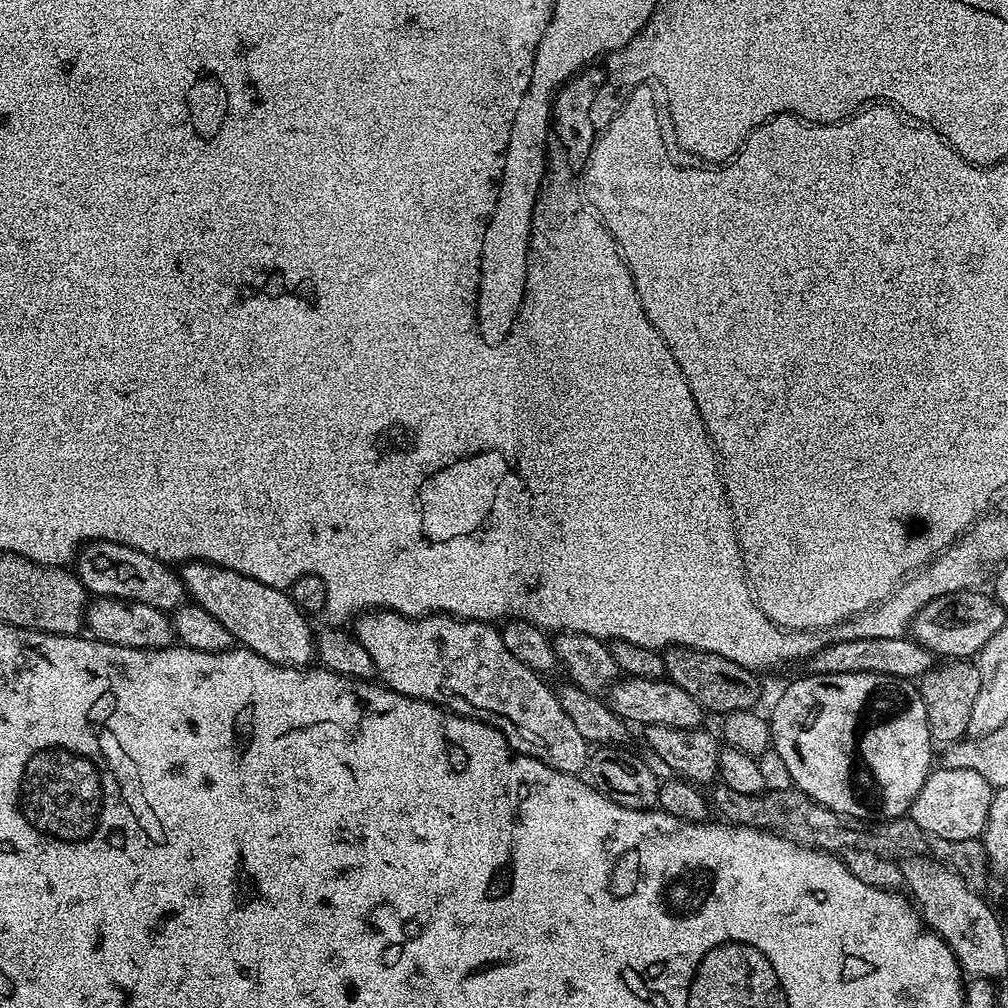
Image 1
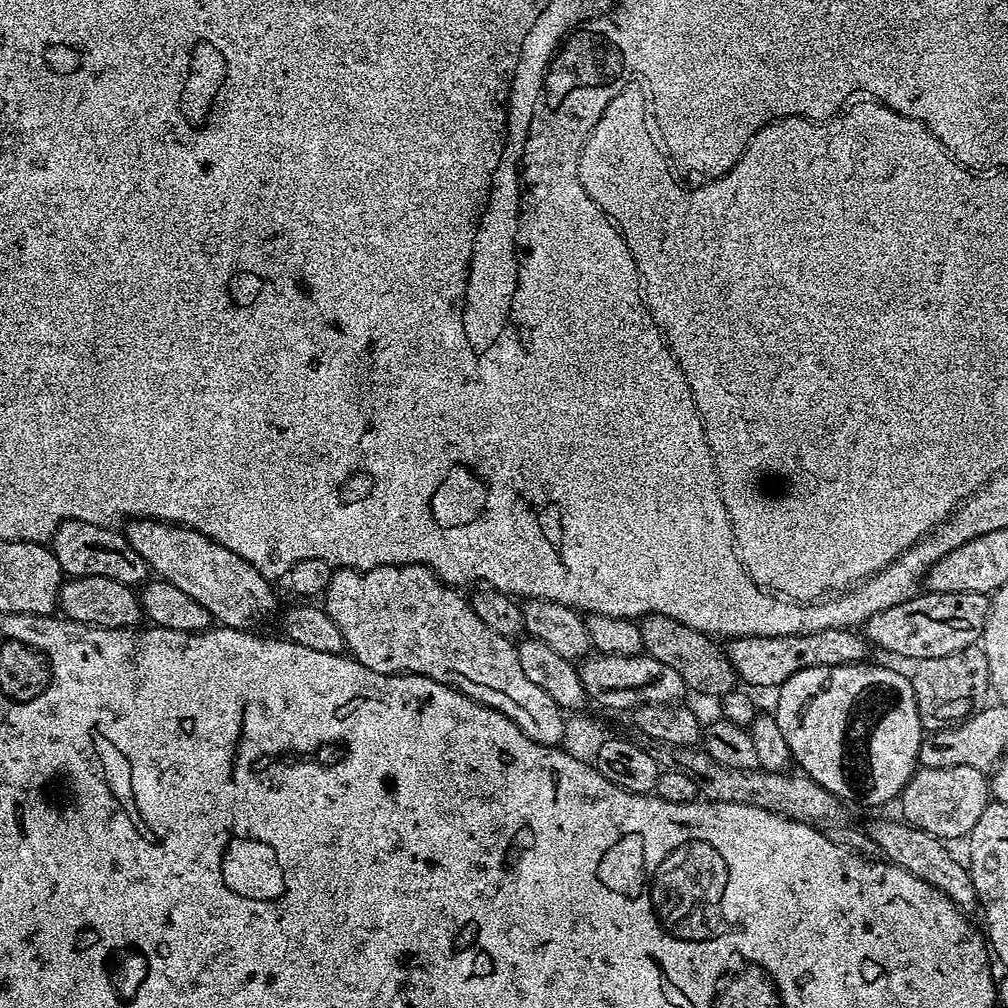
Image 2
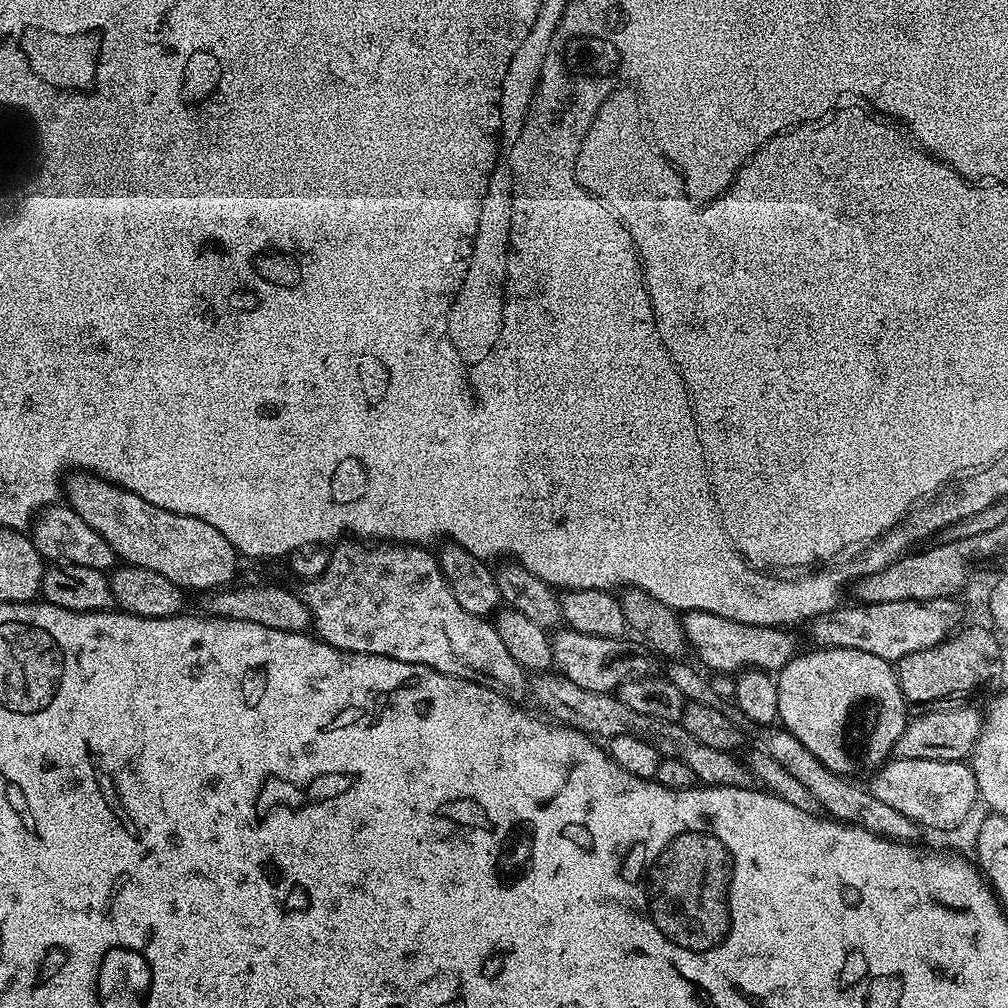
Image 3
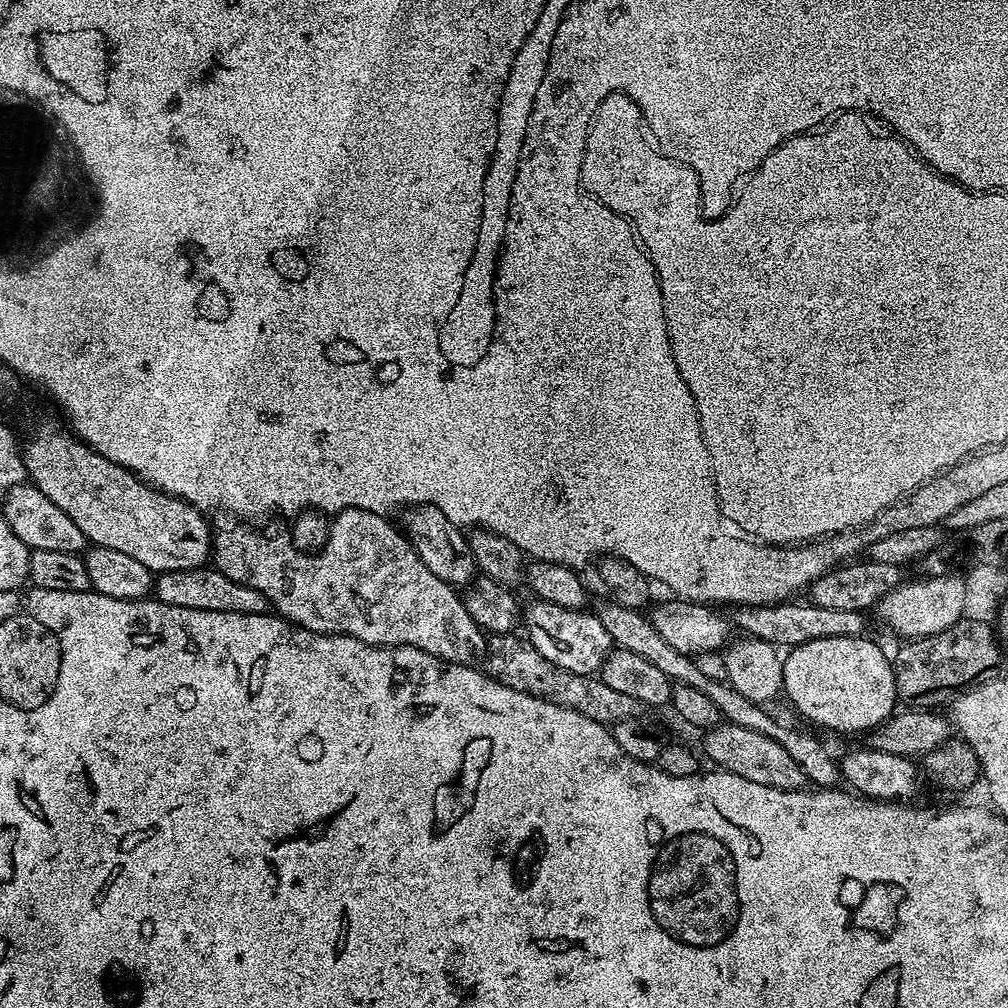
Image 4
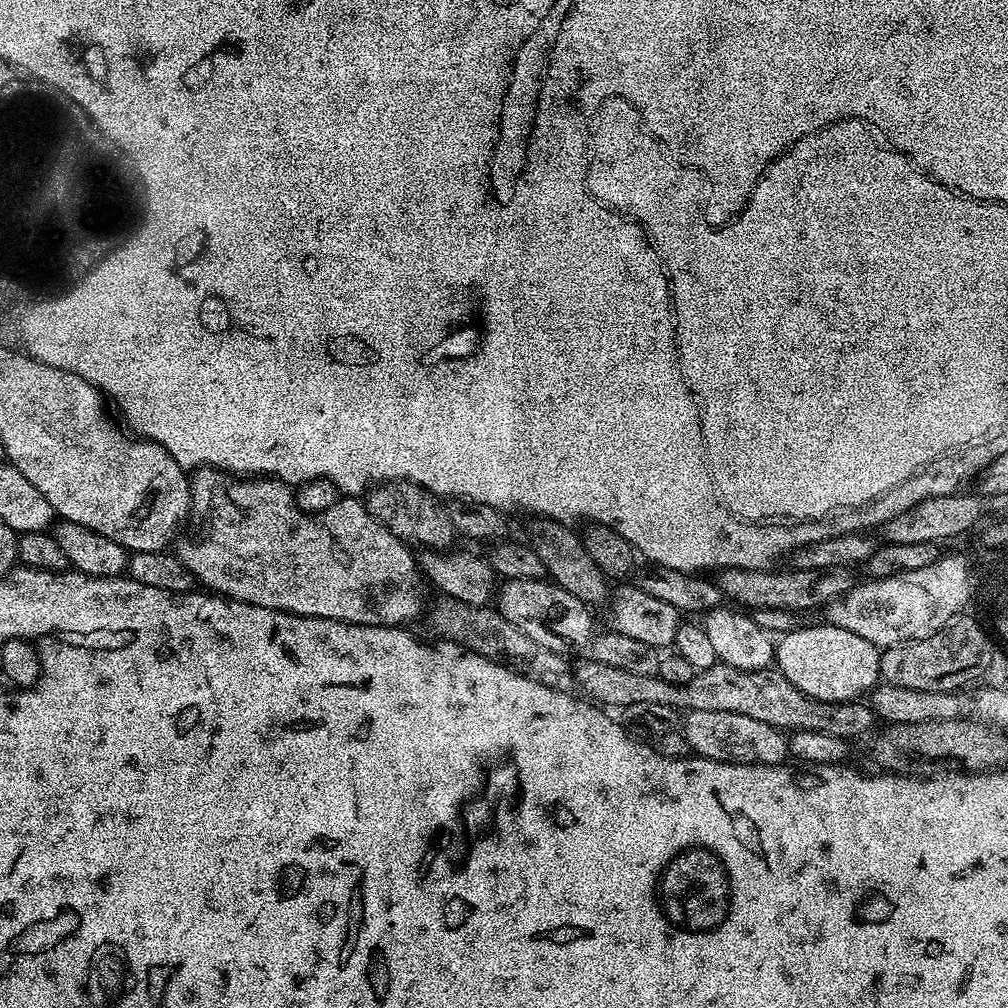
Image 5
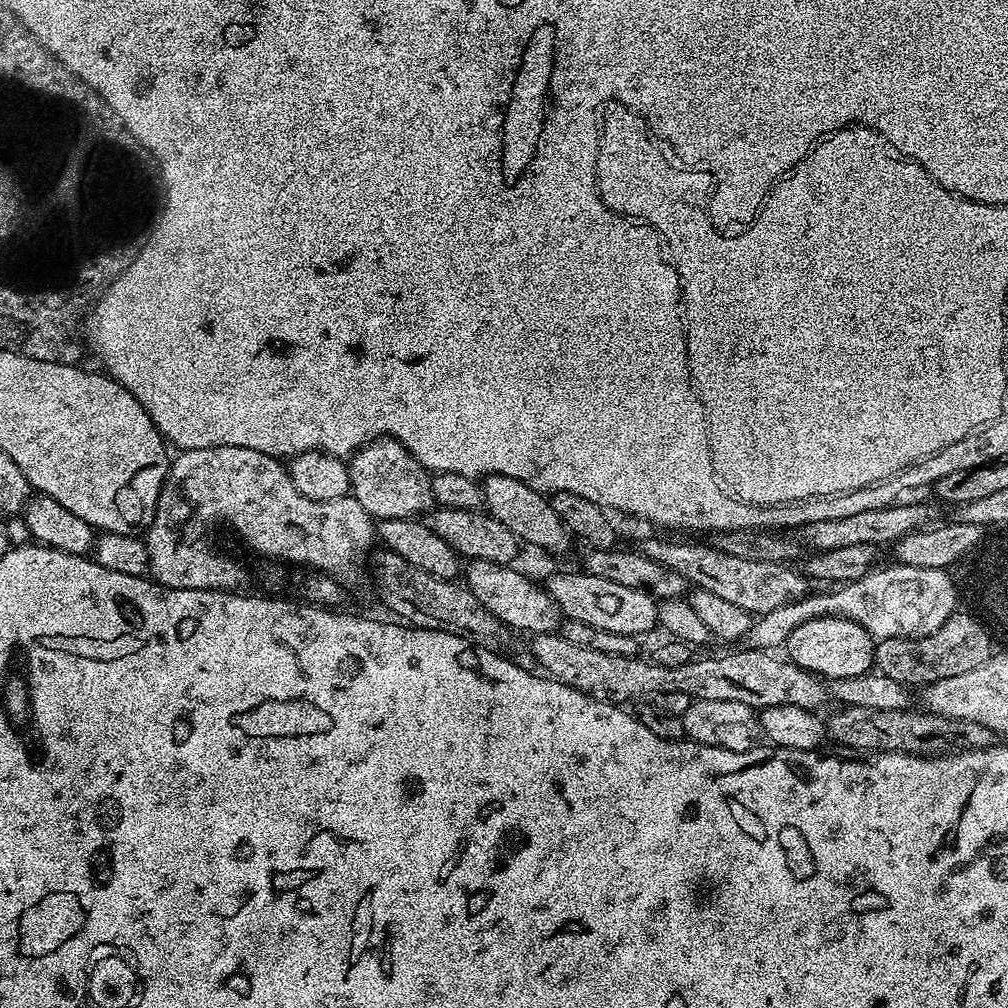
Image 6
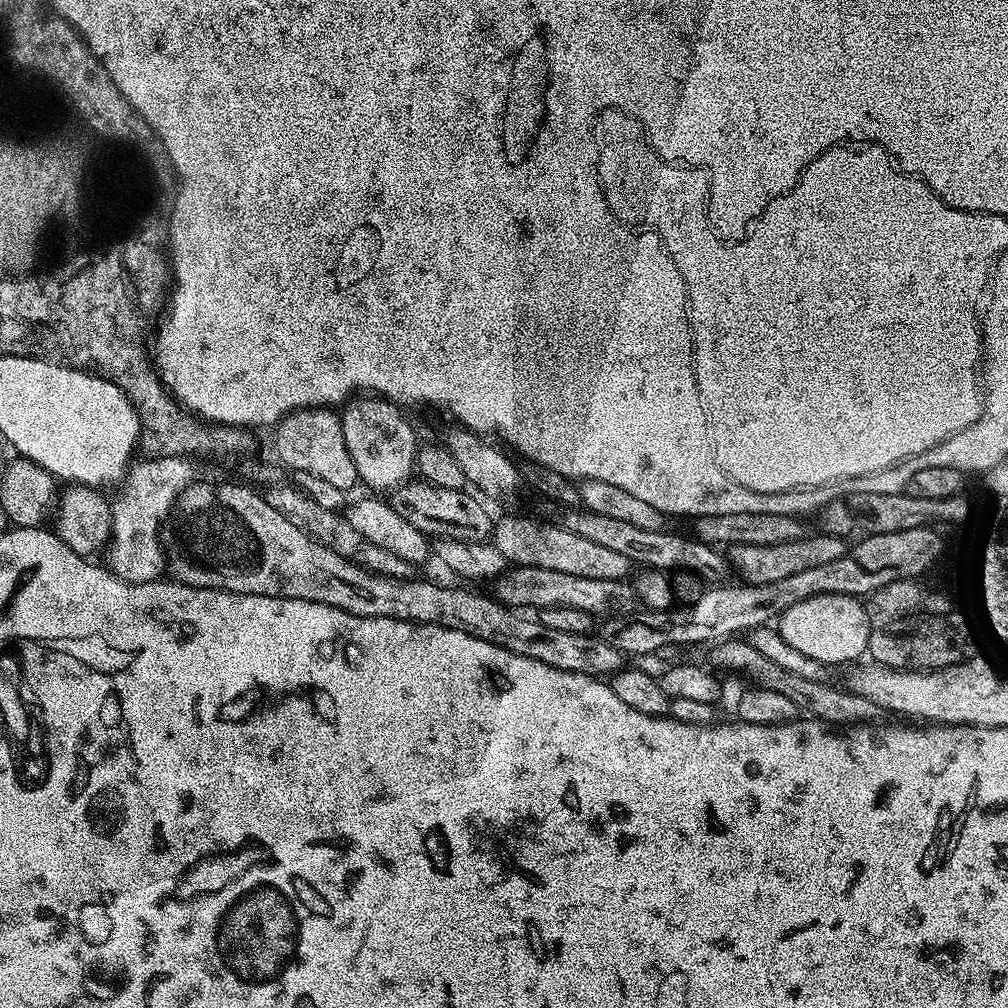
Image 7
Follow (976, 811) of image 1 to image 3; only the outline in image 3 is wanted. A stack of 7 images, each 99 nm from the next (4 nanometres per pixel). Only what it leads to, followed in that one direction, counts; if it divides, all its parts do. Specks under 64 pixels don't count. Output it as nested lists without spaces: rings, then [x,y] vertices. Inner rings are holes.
[[[892,758],[876,769],[871,780],[870,790],[878,802],[886,802],[886,806],[898,810],[898,814],[906,814],[906,818],[924,830],[937,828],[940,832],[948,832],[958,827],[978,804],[976,779],[964,760]]]

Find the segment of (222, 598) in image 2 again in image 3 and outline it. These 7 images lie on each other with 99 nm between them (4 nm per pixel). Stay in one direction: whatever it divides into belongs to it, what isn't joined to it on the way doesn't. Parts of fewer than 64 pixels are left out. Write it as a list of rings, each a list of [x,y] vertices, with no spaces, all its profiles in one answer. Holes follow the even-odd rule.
[[[72,474],[66,480],[66,504],[67,507],[73,508],[110,546],[116,551],[117,557],[121,561],[138,566],[146,566],[146,570],[154,570],[157,574],[162,574],[165,578],[170,578],[180,588],[207,594],[213,590],[219,590],[225,586],[231,585],[236,576],[236,560],[238,553],[214,526],[206,526],[198,518],[189,516],[179,516],[170,510],[162,510],[125,488],[119,488],[117,484],[112,484],[108,480],[102,480],[98,476],[91,474]]]

